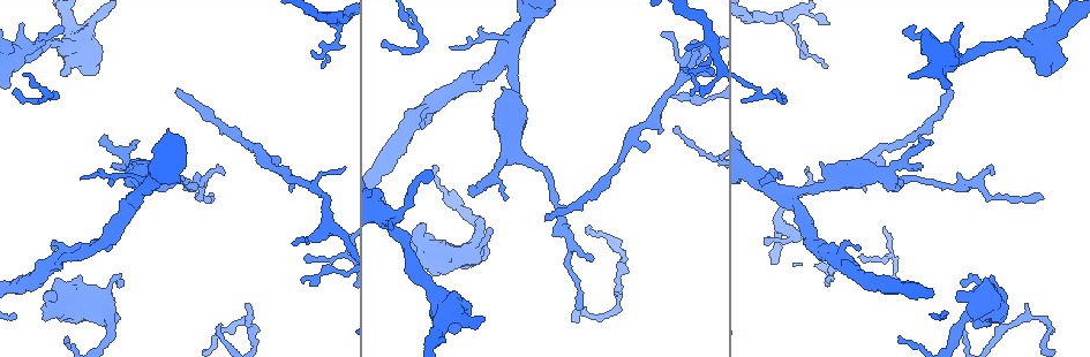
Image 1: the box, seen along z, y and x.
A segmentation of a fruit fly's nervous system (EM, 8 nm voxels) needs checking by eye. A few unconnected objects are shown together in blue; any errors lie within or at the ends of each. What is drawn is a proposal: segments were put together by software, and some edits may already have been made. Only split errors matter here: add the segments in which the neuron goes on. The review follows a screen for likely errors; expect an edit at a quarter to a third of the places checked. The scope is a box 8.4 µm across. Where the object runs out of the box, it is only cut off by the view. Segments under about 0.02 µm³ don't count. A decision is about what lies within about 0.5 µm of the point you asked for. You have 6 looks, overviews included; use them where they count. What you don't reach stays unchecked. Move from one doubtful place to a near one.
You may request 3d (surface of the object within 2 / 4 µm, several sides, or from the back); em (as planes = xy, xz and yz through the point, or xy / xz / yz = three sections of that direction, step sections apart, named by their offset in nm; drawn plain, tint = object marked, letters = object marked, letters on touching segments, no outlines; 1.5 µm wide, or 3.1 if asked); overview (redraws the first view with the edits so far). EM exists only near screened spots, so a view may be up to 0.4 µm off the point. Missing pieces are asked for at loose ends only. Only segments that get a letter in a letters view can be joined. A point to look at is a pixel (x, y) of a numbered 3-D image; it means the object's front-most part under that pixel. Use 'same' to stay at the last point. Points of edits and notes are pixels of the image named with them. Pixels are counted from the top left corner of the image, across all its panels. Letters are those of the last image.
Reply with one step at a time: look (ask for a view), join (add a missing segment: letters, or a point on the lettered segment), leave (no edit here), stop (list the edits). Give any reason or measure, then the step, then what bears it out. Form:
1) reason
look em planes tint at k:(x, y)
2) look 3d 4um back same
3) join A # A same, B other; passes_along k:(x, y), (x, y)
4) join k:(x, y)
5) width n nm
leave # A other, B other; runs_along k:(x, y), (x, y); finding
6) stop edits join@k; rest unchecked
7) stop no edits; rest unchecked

thin end
look em planes letters at 1:(222, 325)

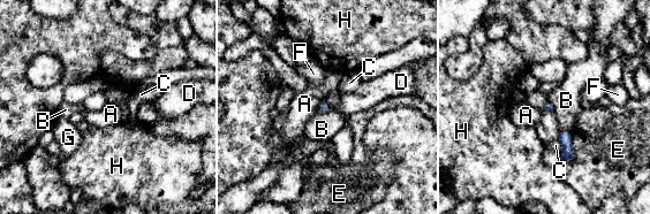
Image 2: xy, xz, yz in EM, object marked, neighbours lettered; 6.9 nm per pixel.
leave # A other, B other, C other, D other, E other, F other, G other, H other; border 2:(560, 130), (557, 138); no lettered segment goes on from it

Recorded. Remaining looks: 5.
thin end
look em planes plain at 1:(579, 308)

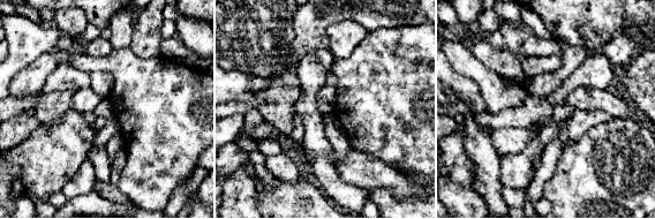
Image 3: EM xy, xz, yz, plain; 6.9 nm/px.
where the object lies
look em planes tint same

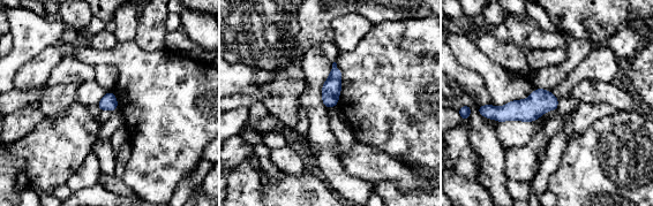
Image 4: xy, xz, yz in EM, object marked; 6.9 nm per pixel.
see the neighbours
look em planes letters same

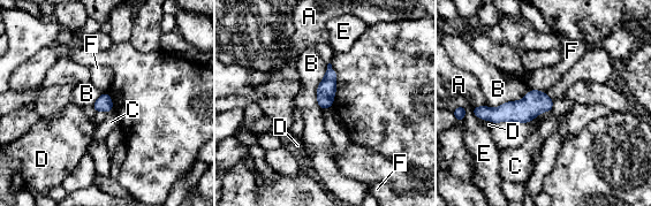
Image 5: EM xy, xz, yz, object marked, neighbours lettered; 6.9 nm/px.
width 110 nm
leave # A other, B other, C other, D other, E other, F other; border 5:(330, 62), (317, 88), (322, 109); none of them fits

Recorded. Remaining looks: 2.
stop no edits; rest unchecked

